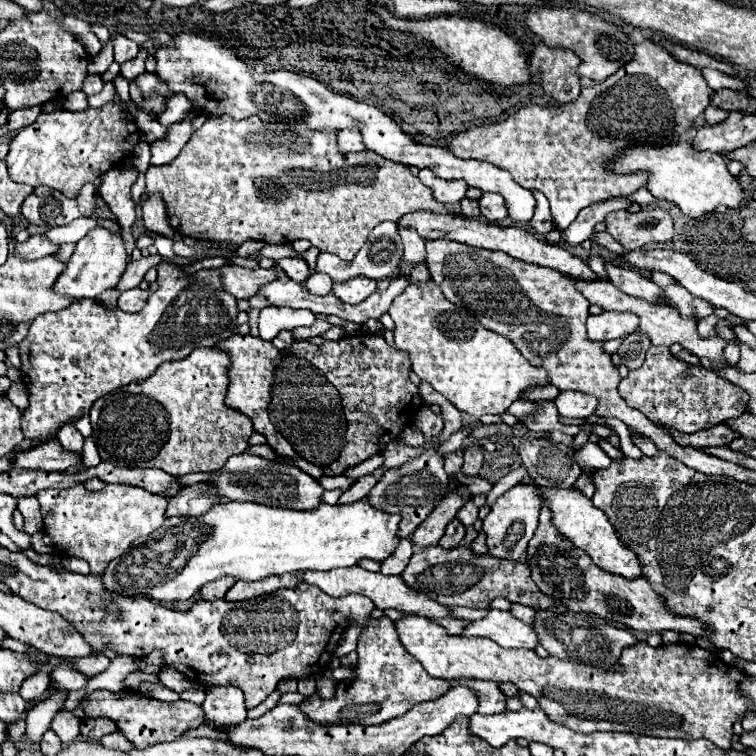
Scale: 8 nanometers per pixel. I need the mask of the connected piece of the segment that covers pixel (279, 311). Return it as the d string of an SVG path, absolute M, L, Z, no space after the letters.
M267 306L259 314L259 336L263 340L273 340L281 330L293 330L297 326L311 326L315 322L315 312Z

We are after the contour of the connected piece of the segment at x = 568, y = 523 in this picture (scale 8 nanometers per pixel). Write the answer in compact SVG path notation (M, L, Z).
M537 488L537 492L539 492L541 500L551 508L553 526L565 538L569 538L575 546L579 546L583 552L587 552L599 568L619 574L619 576L627 576L627 578L641 576L637 556L619 542L607 514L601 508L597 508L583 492L579 492L577 488L547 488L547 490Z

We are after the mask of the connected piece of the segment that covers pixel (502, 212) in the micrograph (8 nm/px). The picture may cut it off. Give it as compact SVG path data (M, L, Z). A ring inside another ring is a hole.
M487 192L481 196L479 200L479 208L481 208L481 214L489 220L489 222L497 222L497 220L503 220L507 216L507 208L505 208L505 200L501 194L493 194L493 192Z

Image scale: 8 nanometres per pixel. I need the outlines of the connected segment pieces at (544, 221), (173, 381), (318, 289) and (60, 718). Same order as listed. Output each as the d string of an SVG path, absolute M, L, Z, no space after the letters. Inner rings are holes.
M533 190L533 196L536 200L535 216L531 218L531 226L539 236L545 236L553 228L551 212L549 212L549 202L545 194Z
M195 348L187 358L167 362L143 382L131 382L121 390L95 400L91 412L93 440L103 462L117 466L161 468L167 474L183 476L191 472L213 472L225 466L227 458L247 450L253 422L239 410L229 410L223 402L227 392L227 354L219 348Z
M311 274L307 278L307 290L317 296L325 296L331 292L331 278L327 274Z
M61 712L53 718L51 722L51 730L61 738L63 746L69 746L73 744L75 740L79 740L79 724L81 720L77 716L73 716L71 712Z

